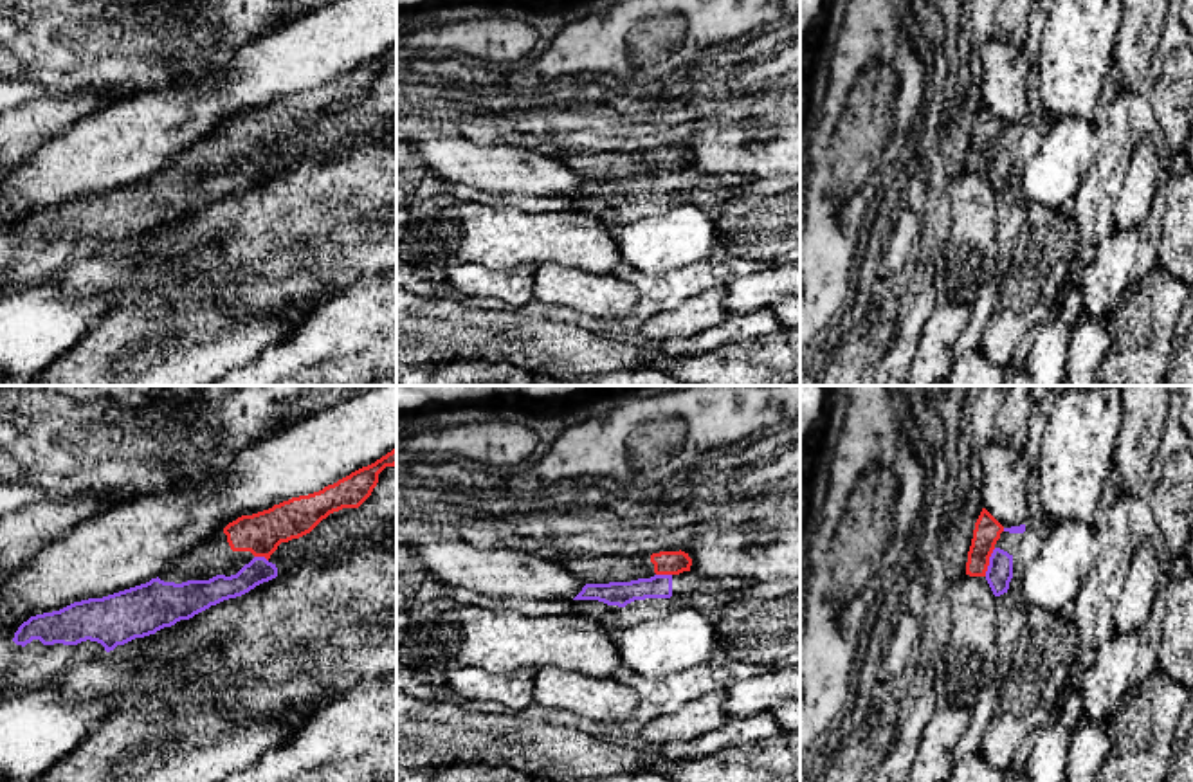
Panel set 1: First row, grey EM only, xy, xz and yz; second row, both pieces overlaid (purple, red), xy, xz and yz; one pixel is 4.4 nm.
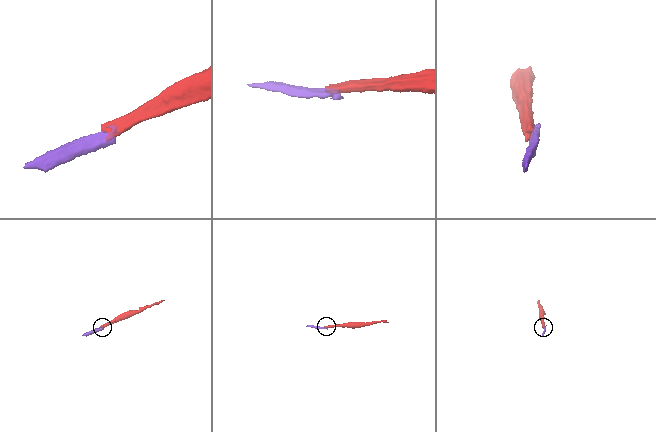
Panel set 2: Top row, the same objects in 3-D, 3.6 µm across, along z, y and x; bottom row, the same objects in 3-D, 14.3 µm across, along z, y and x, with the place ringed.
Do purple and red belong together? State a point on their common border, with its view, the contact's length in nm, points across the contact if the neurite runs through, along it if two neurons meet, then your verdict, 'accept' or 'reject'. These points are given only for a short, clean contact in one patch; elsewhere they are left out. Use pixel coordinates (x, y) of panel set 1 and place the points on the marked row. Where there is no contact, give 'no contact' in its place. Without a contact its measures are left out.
yz (990, 563) | 140 nm | along yz (995, 548), (984, 575) | reject

